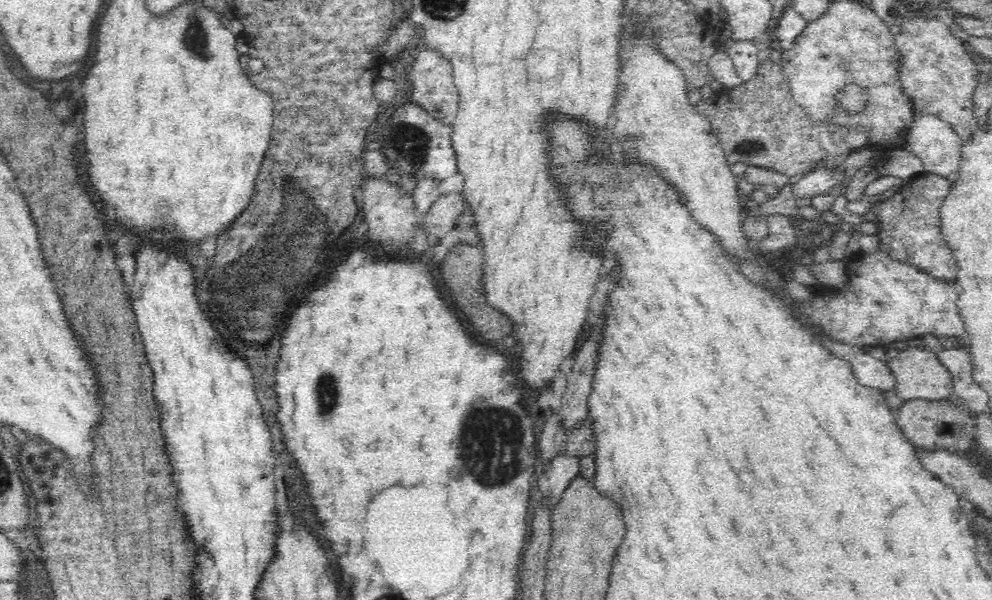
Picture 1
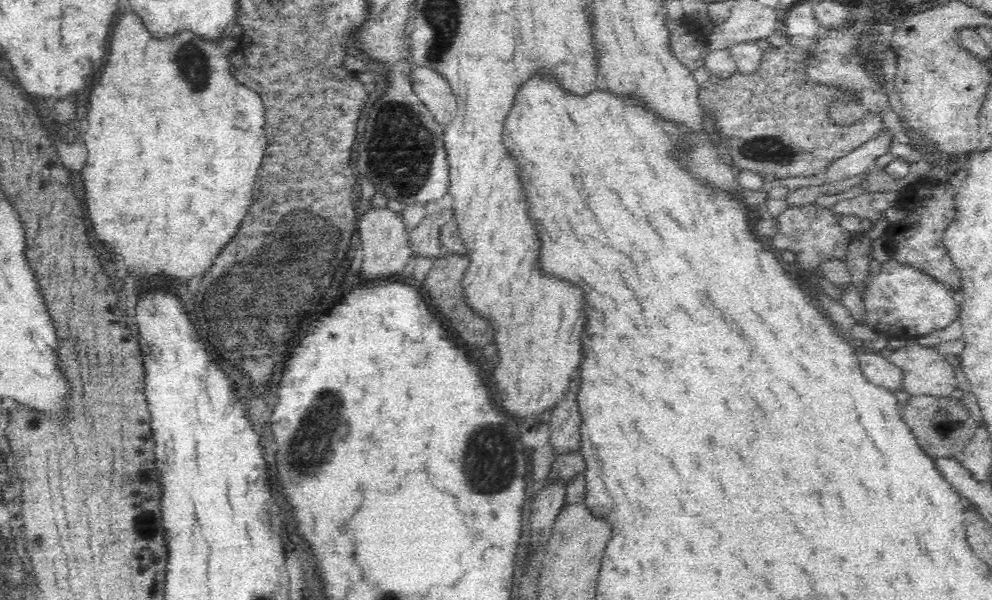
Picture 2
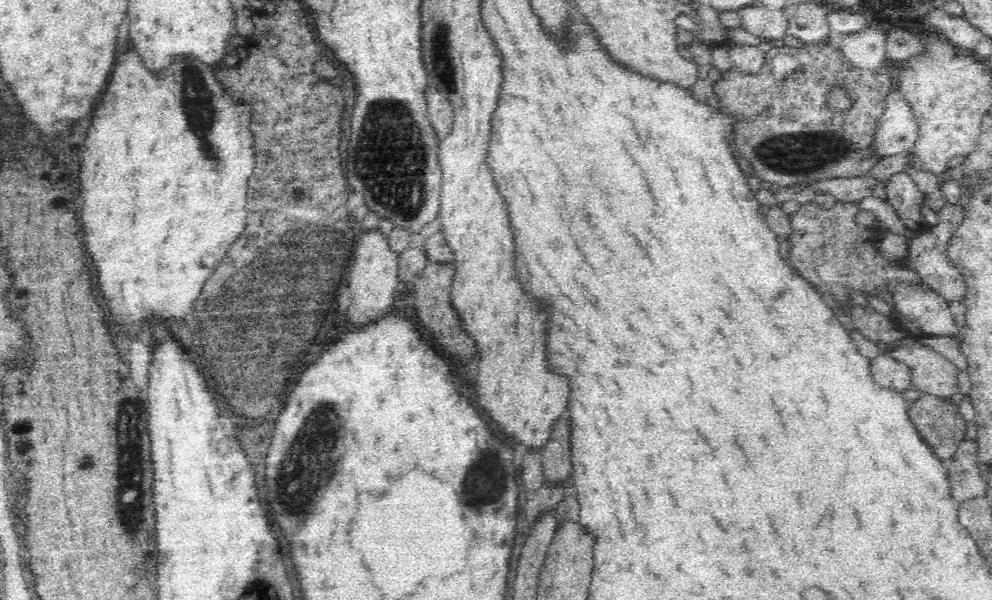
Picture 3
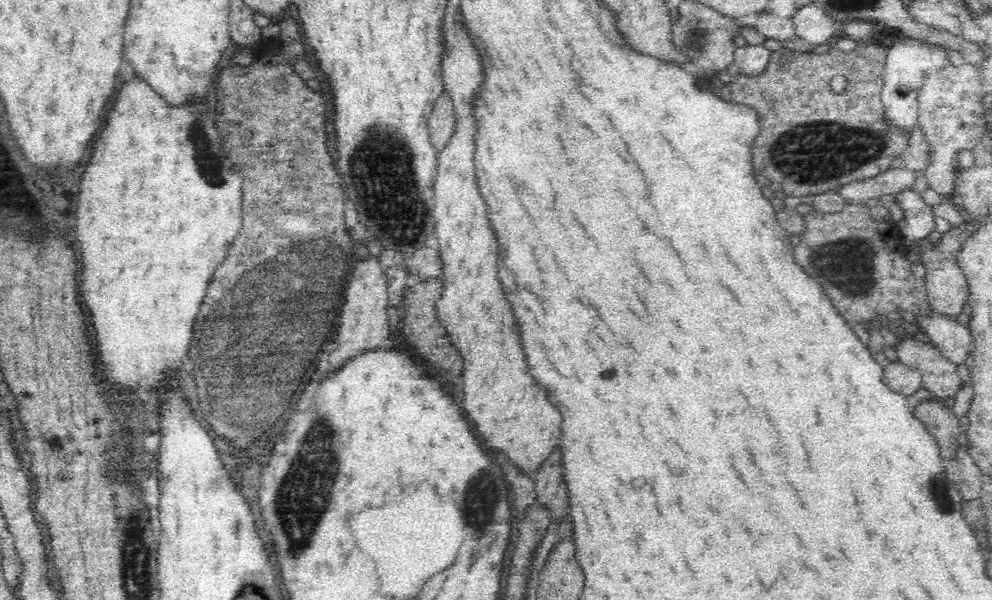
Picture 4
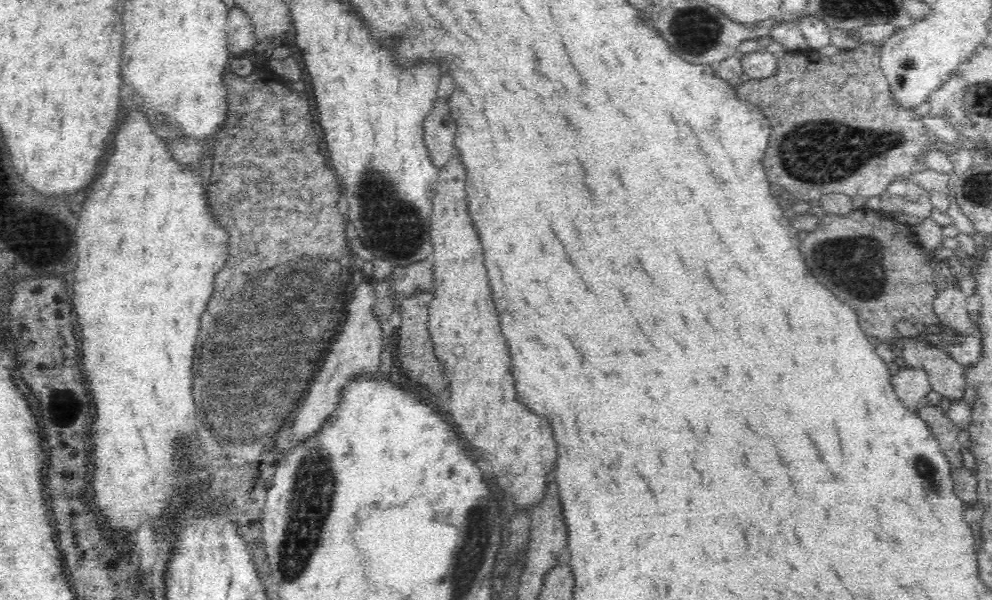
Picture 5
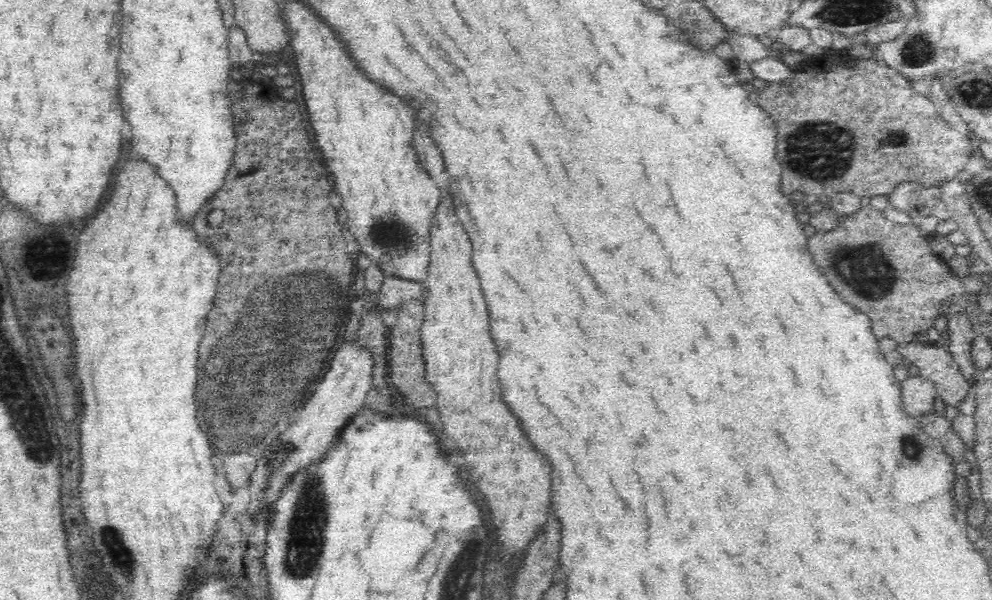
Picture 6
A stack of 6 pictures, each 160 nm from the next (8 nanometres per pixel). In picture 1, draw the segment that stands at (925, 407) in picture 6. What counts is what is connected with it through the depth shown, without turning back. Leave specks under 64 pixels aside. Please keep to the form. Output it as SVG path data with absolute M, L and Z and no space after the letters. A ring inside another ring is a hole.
M826 340L826 342L830 342L830 350L834 352L834 355L846 358L852 363L854 374L860 384L882 392L895 389L897 381L886 362L872 357L866 353L863 347L844 344L838 340L834 340L834 342Z

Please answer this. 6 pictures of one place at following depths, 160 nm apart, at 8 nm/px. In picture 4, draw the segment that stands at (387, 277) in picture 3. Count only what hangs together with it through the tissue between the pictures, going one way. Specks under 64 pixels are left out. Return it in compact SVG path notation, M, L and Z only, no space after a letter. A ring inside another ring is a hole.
M358 252L358 264L352 262L354 272L346 290L346 298L342 306L341 318L338 327L338 344L330 351L327 358L326 376L336 373L348 364L354 356L378 350L389 343L388 335L391 330L386 319L388 306L387 282L379 262L374 256L366 252Z

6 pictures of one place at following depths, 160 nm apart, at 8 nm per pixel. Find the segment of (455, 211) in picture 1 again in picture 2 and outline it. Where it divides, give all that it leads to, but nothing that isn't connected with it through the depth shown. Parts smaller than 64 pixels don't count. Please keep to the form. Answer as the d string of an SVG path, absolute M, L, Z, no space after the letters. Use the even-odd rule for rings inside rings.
M446 208L442 211L434 211L433 214L427 215L422 222L412 230L408 235L410 240L410 249L414 258L434 258L443 255L440 247L440 226L436 220L444 219L446 222L452 220L451 209Z

